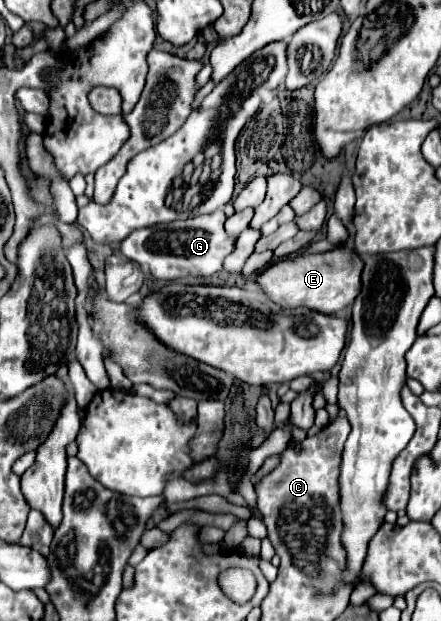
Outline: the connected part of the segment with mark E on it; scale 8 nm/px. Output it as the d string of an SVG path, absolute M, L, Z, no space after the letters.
M350 245L336 247L326 253L300 253L290 255L268 267L262 275L256 277L256 283L264 293L278 303L280 307L310 307L312 311L322 311L334 315L350 307L362 289L362 259Z

